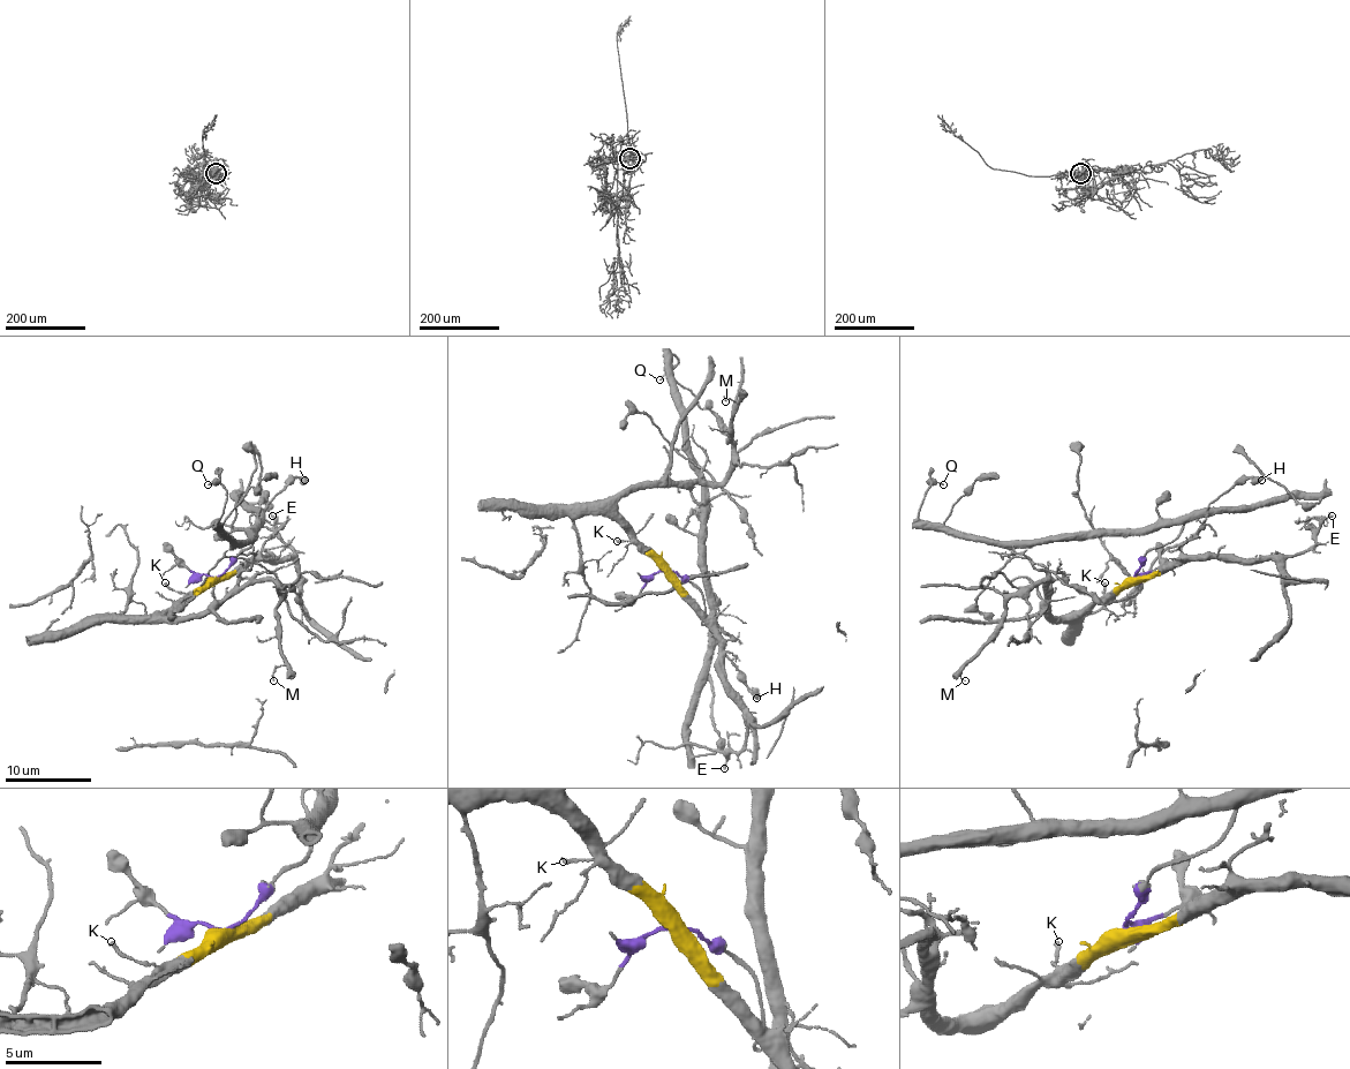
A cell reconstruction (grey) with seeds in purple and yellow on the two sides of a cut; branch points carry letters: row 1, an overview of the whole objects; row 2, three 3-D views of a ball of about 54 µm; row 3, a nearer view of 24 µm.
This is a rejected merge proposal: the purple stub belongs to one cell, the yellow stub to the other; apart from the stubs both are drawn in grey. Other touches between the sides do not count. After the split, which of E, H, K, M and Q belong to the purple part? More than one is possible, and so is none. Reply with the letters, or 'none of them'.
H, Q

